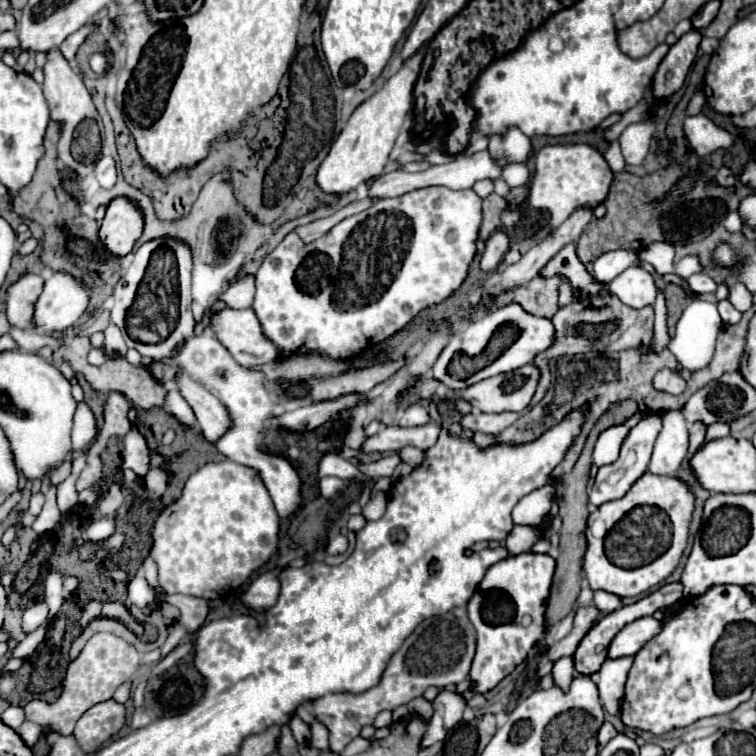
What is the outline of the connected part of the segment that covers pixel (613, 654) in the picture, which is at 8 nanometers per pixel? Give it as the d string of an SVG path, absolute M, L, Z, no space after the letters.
M641 617L639 621L625 625L609 645L609 657L617 659L625 655L635 655L647 641L651 641L651 637L655 637L655 633L659 633L661 627L663 623L655 617Z

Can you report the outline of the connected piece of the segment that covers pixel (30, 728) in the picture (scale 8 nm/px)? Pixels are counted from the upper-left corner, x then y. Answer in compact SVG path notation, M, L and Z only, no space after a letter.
M23 721L21 727L17 729L17 733L19 733L19 737L25 741L27 747L33 747L33 745L39 741L39 737L41 737L41 727L39 727L37 723Z

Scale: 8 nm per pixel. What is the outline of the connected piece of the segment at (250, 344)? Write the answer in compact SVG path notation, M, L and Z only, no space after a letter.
M225 307L211 315L207 329L215 333L221 345L235 357L239 365L257 367L279 357L279 349L265 339L253 309L237 311Z

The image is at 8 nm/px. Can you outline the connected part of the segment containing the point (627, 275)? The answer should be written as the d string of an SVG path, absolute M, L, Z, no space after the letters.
M633 265L609 283L609 293L617 295L625 305L641 309L655 303L657 287L651 273L647 273L639 265Z

